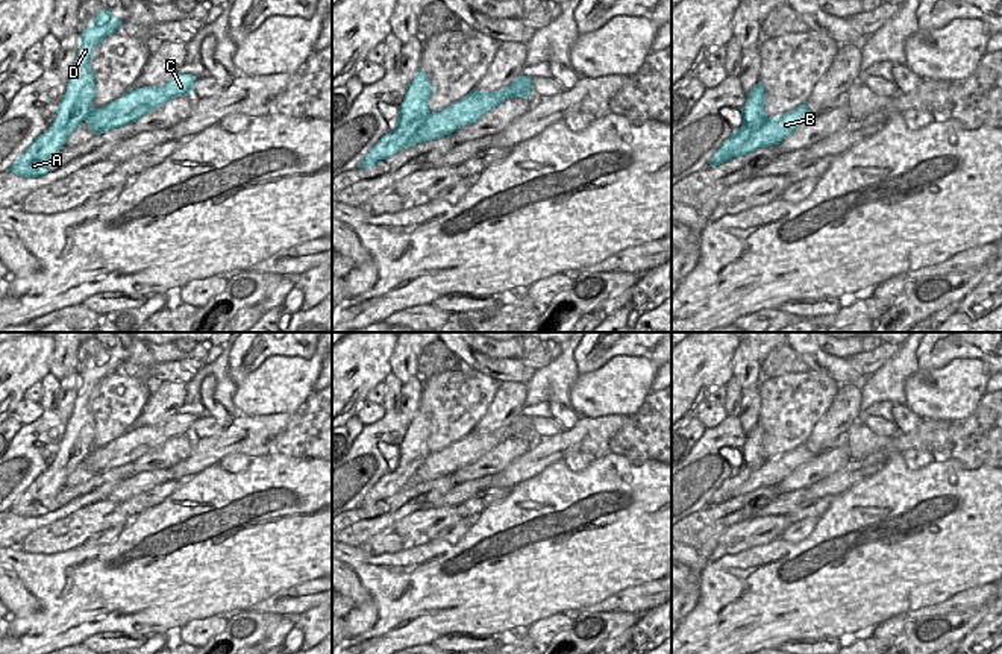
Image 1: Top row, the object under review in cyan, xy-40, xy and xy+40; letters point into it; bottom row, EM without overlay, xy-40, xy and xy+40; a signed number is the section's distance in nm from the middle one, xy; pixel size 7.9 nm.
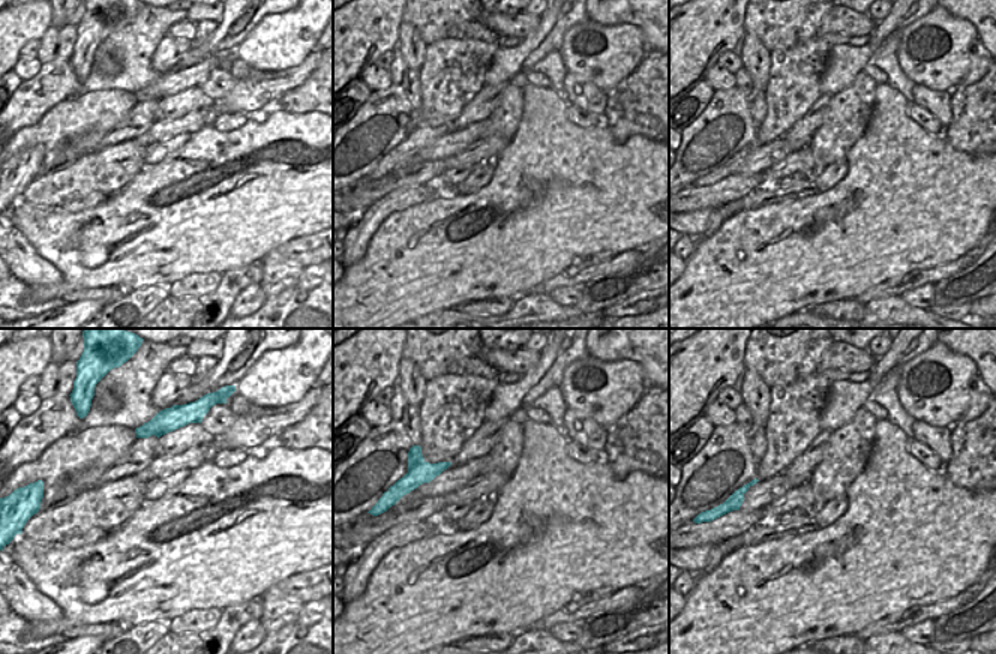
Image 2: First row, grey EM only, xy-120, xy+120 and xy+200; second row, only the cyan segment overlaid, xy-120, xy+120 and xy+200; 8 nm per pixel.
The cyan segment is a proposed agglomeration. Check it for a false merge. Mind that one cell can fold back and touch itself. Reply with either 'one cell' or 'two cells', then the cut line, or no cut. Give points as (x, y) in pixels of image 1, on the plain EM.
two cells | xy+40 (769, 459), (717, 504)

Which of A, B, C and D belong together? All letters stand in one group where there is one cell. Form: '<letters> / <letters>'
A D / B C

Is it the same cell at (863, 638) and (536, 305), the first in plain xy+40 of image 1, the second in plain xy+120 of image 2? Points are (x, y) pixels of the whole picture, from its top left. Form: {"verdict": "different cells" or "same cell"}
{"verdict": "same cell"}

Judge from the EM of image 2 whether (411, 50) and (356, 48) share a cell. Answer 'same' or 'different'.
different

